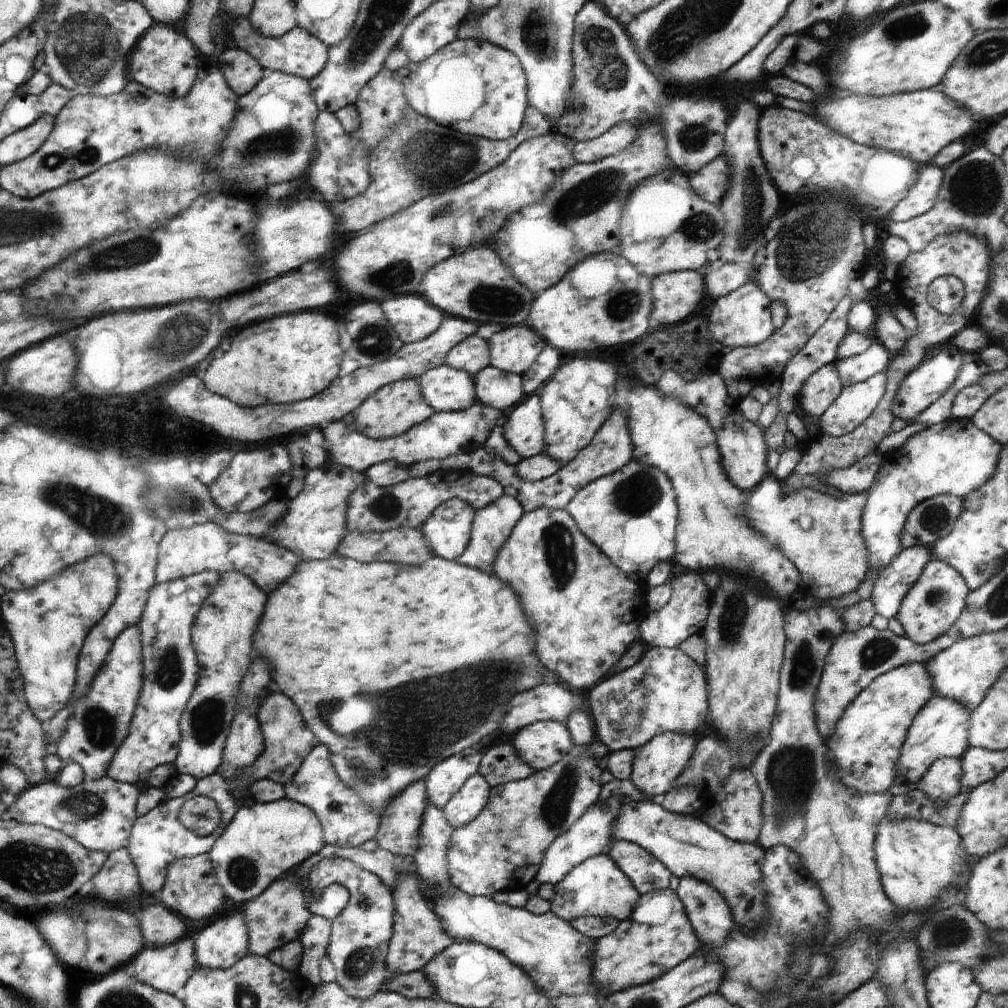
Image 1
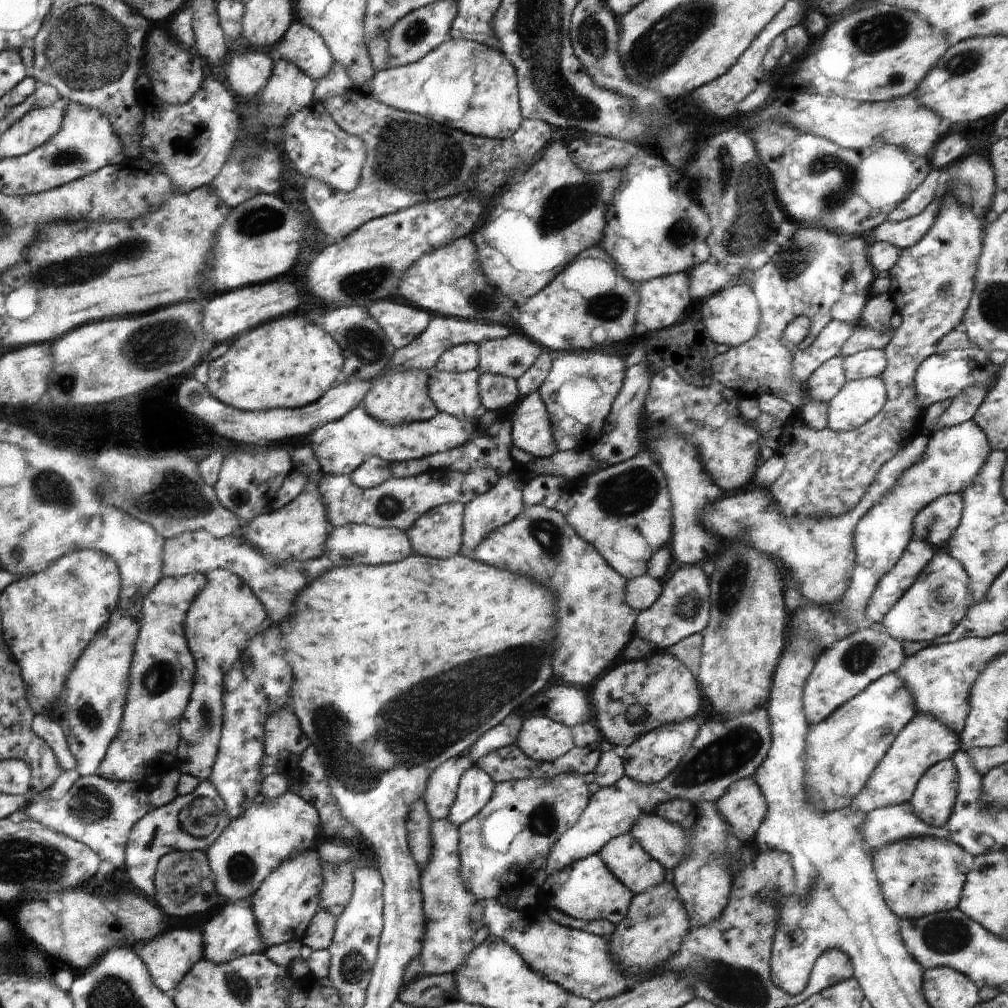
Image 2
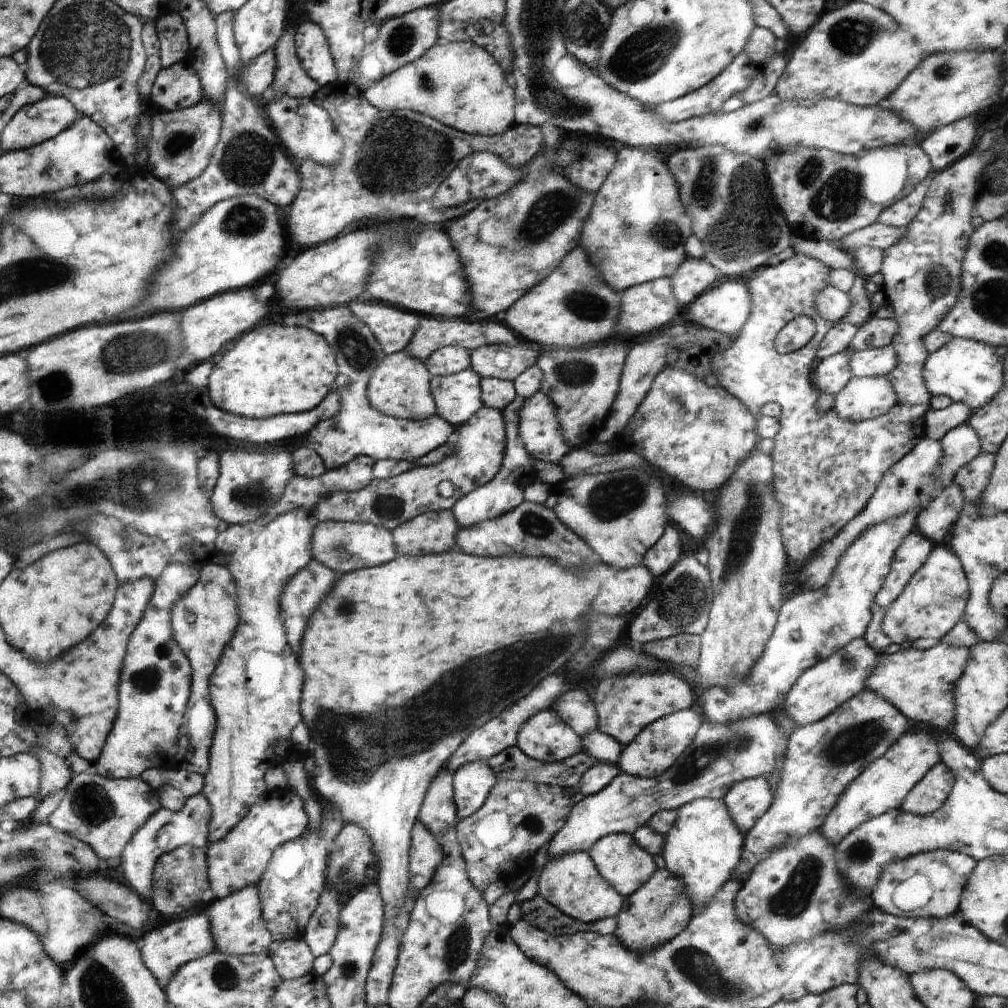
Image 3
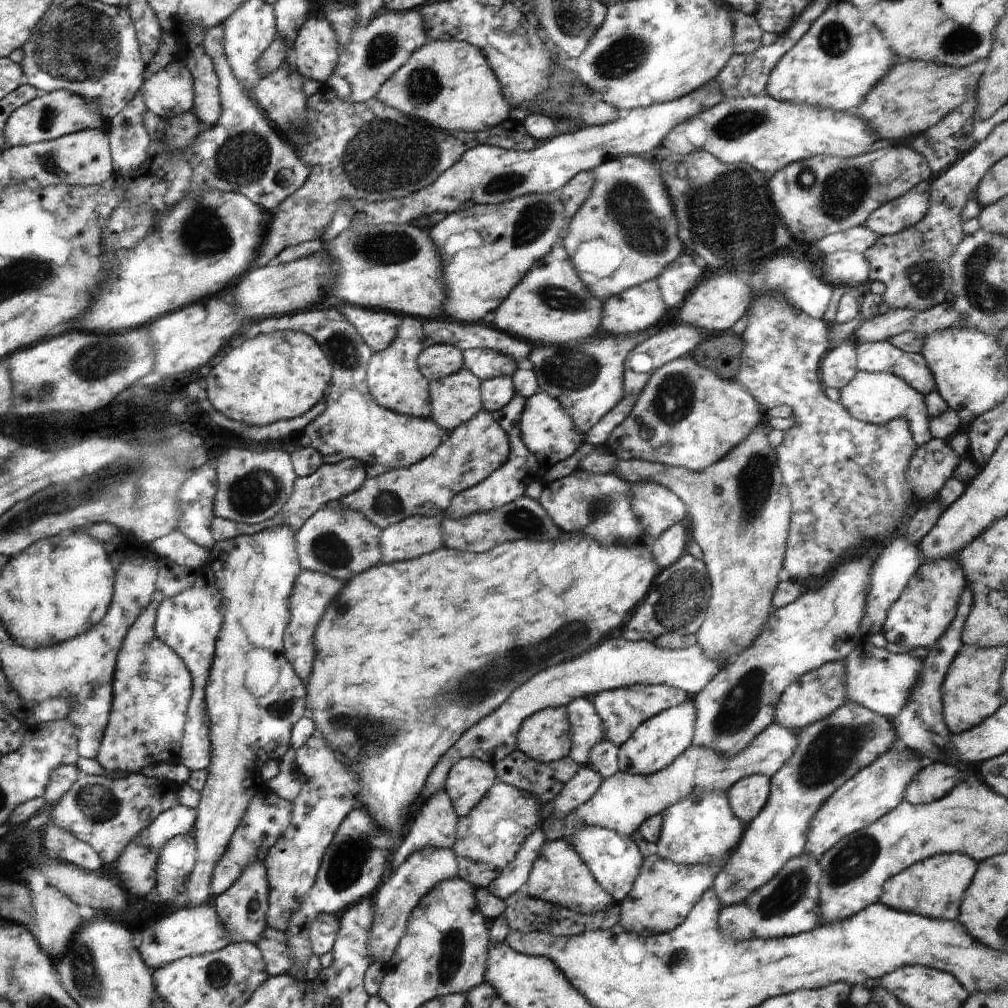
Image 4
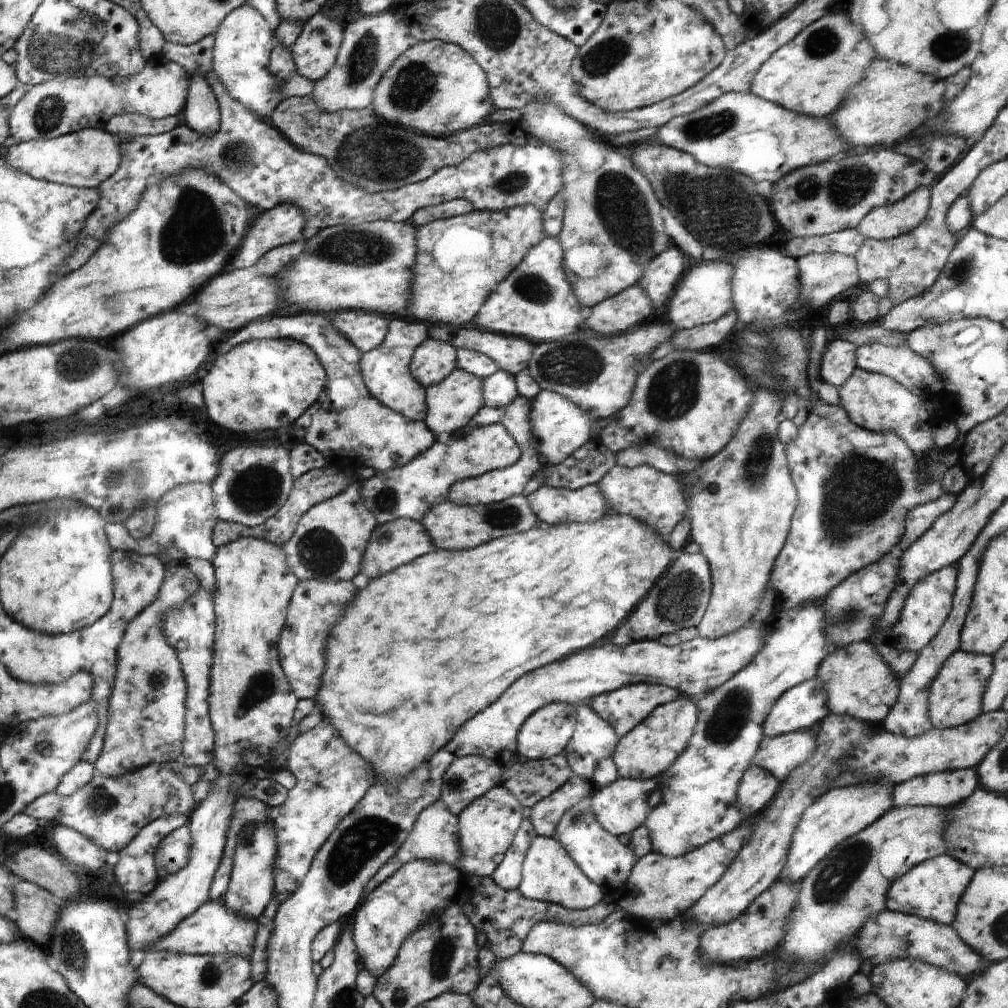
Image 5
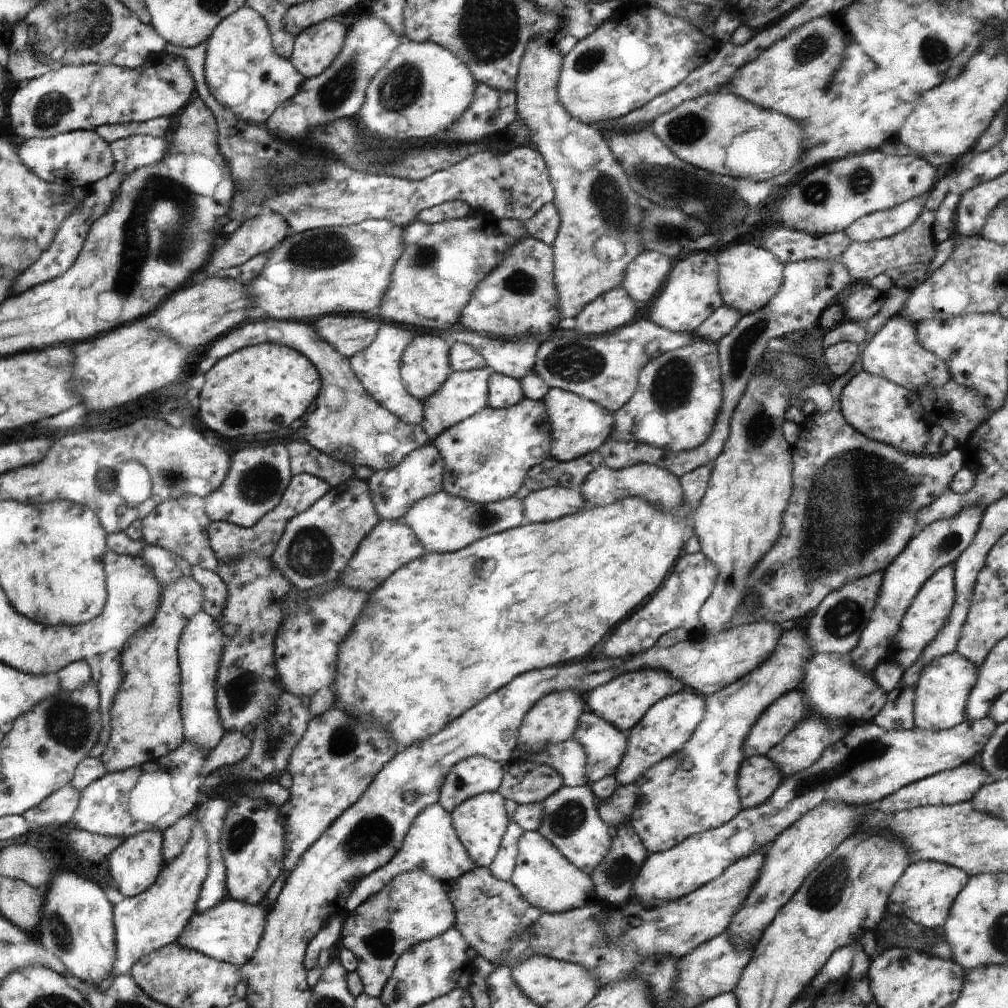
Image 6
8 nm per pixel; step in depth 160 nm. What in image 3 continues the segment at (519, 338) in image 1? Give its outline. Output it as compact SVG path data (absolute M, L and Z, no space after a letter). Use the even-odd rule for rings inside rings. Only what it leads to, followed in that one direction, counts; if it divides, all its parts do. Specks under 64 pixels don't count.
M484 345L472 352L472 365L481 377L513 381L529 366L536 365L540 351L527 346Z

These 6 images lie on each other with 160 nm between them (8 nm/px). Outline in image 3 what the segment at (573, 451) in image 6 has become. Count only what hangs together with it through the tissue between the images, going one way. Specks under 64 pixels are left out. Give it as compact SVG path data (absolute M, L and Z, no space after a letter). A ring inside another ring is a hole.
M542 391L525 399L520 409L518 430L532 459L560 464L572 449L563 437L555 404Z

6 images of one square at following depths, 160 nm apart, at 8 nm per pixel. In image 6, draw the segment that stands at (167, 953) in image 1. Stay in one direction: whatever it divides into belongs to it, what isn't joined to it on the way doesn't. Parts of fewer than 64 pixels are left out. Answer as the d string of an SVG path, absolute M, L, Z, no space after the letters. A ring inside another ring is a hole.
M234 899L222 900L208 912L195 914L181 934L178 943L190 950L197 950L212 958L241 967L252 960L254 953L260 948L266 922L268 922L268 910L262 903L254 905Z

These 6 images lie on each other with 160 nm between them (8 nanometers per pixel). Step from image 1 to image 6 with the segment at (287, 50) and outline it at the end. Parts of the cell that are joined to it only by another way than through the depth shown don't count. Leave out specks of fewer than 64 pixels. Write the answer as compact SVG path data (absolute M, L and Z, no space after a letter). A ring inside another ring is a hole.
M325 20L295 36L289 61L306 79L325 72L345 46L348 28L336 20Z

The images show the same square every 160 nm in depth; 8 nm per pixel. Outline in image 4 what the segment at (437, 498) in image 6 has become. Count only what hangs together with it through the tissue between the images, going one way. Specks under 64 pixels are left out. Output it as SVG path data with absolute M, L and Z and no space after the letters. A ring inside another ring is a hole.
M525 494L510 504L488 512L477 511L465 517L453 519L442 516L441 529L444 531L444 546L462 552L483 553L505 542L520 539L532 541L555 541L570 539L573 534L566 534L558 528L542 505Z

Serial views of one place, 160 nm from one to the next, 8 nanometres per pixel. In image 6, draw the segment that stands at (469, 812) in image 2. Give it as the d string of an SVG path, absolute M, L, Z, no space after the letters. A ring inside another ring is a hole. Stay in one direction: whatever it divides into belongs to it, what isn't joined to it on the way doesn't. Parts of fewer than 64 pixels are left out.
M474 755L453 766L445 778L438 803L450 813L473 796L500 788L503 768L499 762Z

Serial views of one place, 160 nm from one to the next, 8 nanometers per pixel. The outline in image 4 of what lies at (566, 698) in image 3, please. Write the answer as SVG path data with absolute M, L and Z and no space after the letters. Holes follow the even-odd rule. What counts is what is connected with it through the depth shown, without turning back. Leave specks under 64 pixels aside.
M587 697L574 699L566 708L571 724L570 758L580 767L588 766L590 749L605 736L602 719Z

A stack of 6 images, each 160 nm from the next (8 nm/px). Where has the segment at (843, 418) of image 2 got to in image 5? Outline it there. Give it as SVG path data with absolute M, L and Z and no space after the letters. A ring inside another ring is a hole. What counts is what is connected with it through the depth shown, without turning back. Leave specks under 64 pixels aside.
M856 367L850 378L839 387L839 395L841 407L855 425L877 433L894 433L920 457L936 449L932 434L933 418L927 411L925 399L906 390L893 378Z

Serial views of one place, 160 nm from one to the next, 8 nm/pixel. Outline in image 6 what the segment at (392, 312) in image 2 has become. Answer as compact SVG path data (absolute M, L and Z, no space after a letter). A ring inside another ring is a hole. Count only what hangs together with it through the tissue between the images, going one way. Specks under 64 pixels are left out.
M326 315L313 322L317 333L337 351L348 358L361 353L373 344L380 332L380 324L370 317Z

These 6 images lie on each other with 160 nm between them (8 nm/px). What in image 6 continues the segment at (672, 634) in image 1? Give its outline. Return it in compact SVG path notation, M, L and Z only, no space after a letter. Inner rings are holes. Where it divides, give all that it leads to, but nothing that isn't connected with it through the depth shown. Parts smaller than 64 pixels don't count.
M684 552L675 562L661 587L642 607L634 610L622 624L618 624L618 628L608 636L604 644L604 654L610 658L632 657L651 649L662 634L672 629L683 628L693 634L702 632L699 610L712 594L717 574L718 569L704 553Z

